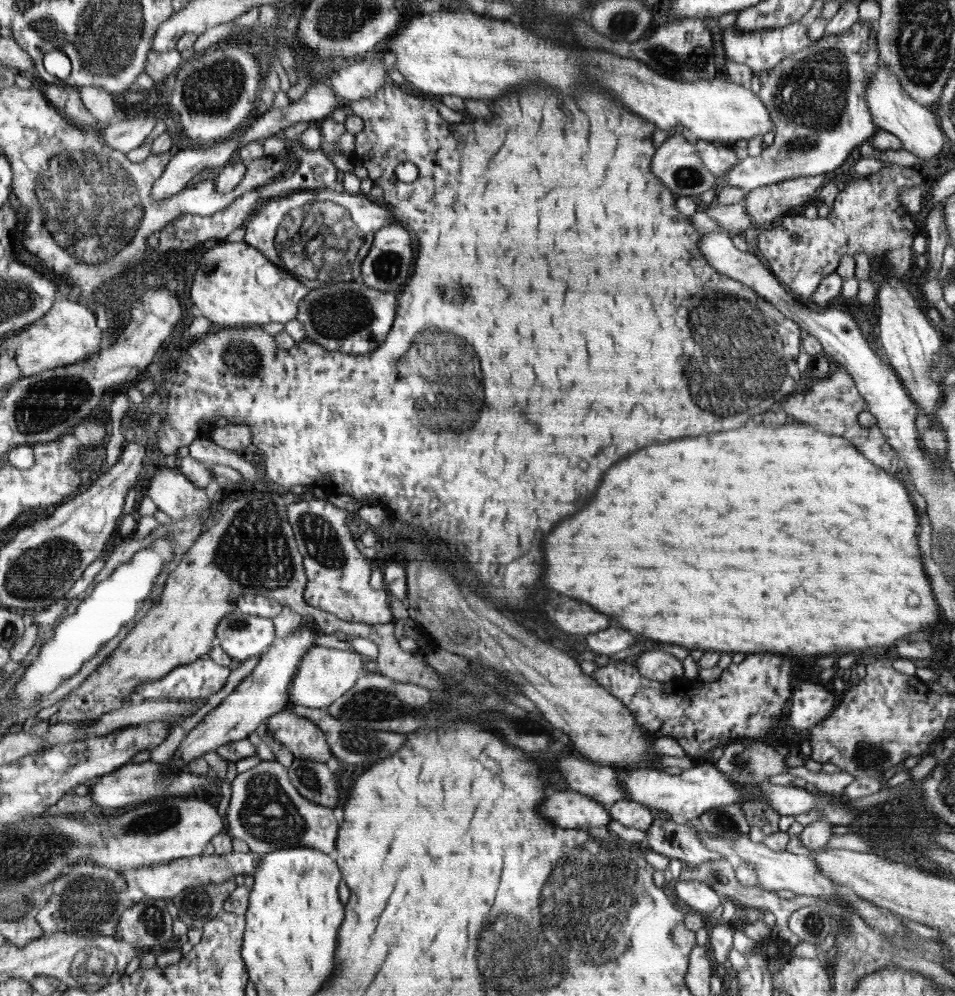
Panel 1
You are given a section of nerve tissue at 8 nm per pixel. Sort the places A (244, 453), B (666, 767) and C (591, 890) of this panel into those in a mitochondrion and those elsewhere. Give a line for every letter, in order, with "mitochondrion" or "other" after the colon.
A: other
B: other
C: mitochondrion

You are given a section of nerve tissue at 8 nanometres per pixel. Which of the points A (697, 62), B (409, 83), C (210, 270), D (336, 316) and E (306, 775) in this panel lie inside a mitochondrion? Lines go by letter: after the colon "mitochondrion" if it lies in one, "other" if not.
A: mitochondrion
B: other
C: other
D: mitochondrion
E: mitochondrion

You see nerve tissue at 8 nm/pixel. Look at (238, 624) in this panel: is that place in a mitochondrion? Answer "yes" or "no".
yes

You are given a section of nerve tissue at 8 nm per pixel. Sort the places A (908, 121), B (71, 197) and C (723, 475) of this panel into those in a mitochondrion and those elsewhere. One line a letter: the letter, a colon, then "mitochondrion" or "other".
A: other
B: mitochondrion
C: other

